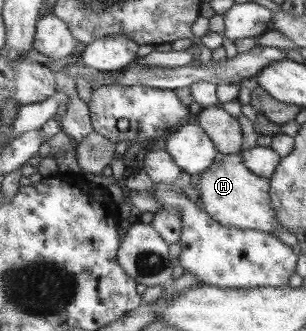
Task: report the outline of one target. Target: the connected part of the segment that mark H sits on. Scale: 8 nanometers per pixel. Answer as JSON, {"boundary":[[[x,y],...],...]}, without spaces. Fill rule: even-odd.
{"boundary":[[[239,153],[219,155],[206,169],[199,172],[195,190],[199,192],[201,208],[207,216],[213,217],[225,227],[255,229],[264,233],[269,233],[273,229],[282,229],[277,216],[274,216],[274,209],[270,207],[270,182],[265,177],[251,173],[243,164]]]}

